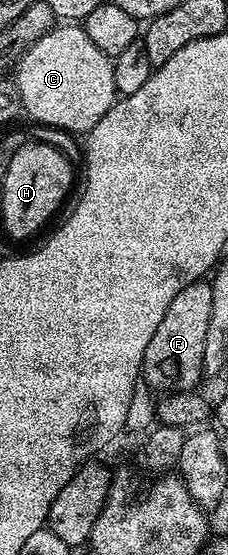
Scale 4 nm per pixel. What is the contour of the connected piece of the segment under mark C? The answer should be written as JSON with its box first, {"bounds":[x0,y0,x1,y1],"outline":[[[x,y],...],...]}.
{"bounds":[17,23,116,135],"outline":[[[62,23],[48,31],[44,39],[35,43],[18,60],[17,73],[18,98],[22,101],[25,116],[30,116],[42,125],[51,125],[54,129],[67,129],[70,133],[82,133],[81,135],[89,134],[90,129],[100,123],[100,119],[113,107],[116,100],[113,60],[88,39],[85,28],[78,23]]]}

